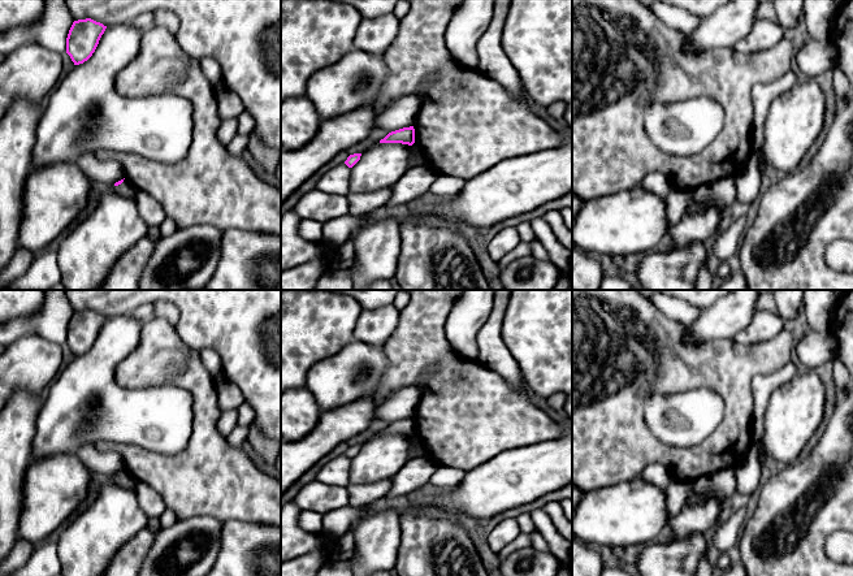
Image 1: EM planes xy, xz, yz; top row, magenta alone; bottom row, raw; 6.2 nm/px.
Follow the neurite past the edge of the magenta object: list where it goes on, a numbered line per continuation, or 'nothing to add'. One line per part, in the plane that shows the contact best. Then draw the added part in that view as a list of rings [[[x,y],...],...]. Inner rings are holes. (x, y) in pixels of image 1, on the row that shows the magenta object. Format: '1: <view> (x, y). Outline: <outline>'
1: xy (126, 190). Outline: [[[124,179],[124,182],[118,186],[113,186],[112,190],[127,199],[135,199],[138,191],[127,179]]]

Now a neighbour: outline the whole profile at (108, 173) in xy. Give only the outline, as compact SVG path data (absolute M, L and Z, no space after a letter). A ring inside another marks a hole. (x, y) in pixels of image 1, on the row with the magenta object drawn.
M83 153L75 161L88 179L109 186L124 179L124 170L120 164L101 160L96 153Z

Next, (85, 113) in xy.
M130 22L108 26L92 56L60 79L36 125L31 169L75 163L81 155L99 151L135 153L165 164L187 155L194 130L189 100L173 94L130 99L116 90L116 75L138 55L142 35Z

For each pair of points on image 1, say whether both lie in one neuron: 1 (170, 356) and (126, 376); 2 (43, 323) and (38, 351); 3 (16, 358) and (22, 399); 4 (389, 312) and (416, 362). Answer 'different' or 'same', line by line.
1: same
2: different
3: different
4: different

